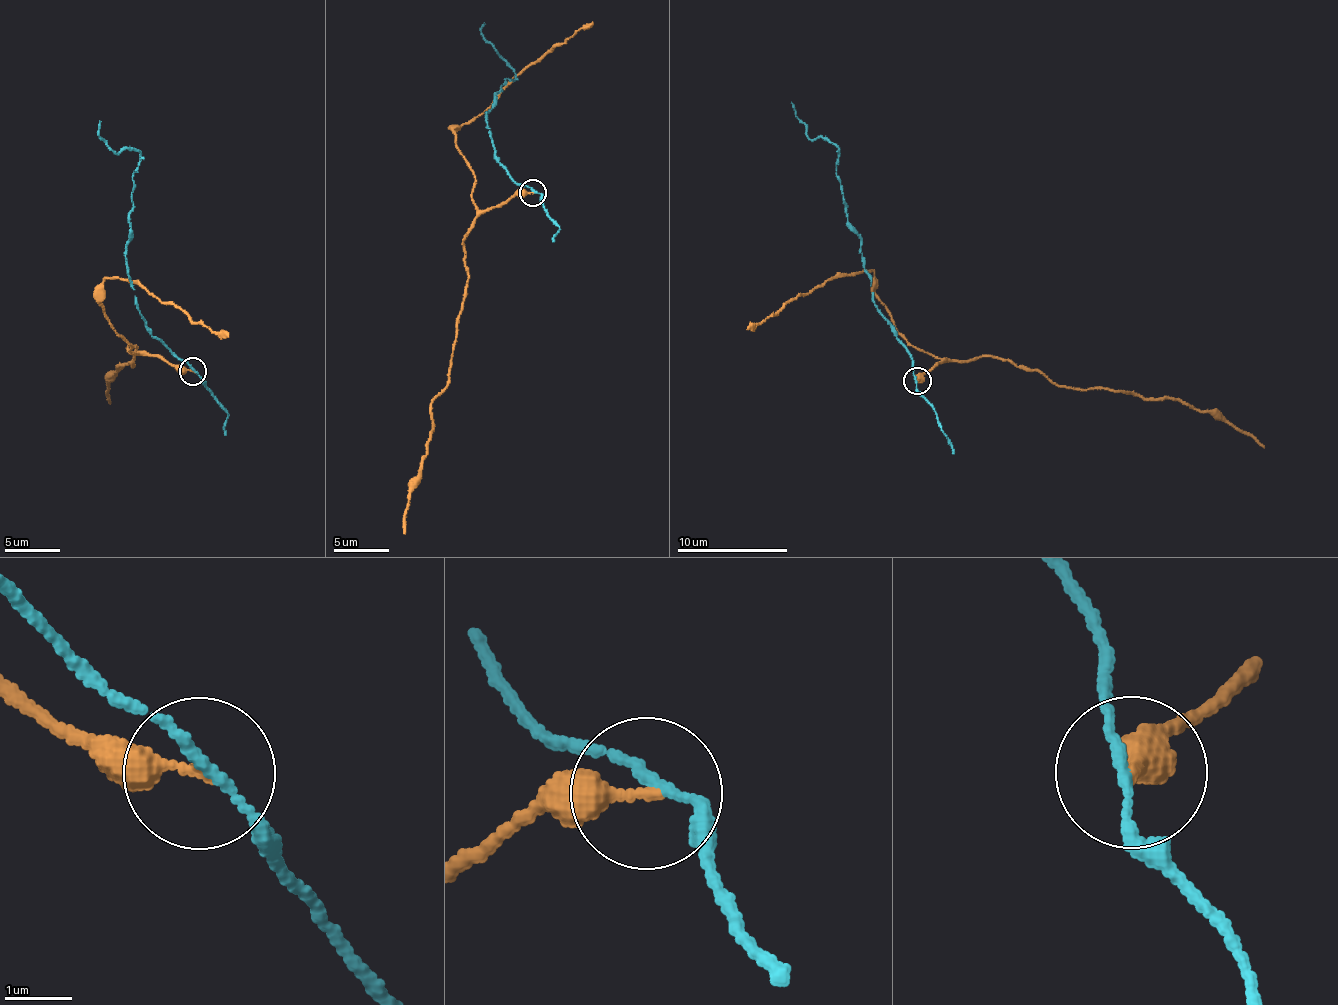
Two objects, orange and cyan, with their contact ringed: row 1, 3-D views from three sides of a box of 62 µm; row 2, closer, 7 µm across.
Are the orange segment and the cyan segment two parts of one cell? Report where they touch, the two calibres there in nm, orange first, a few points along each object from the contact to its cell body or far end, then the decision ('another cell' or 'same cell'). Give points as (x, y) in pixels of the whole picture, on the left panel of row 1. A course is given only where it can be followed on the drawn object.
(192, 371) | 280/130 nm | orange via (193, 370), (130, 352), (128, 345), (137, 347), (131, 365), (117, 366), (108, 379), (109, 405) | cyan via (193, 370), (152, 335), (135, 302), (126, 241), (140, 156), (127, 147), (118, 154), (100, 136), (99, 121) | another cell

